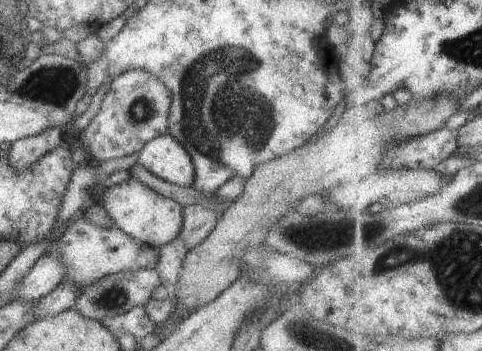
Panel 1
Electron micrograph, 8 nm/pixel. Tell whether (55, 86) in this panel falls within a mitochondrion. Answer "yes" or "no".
yes

